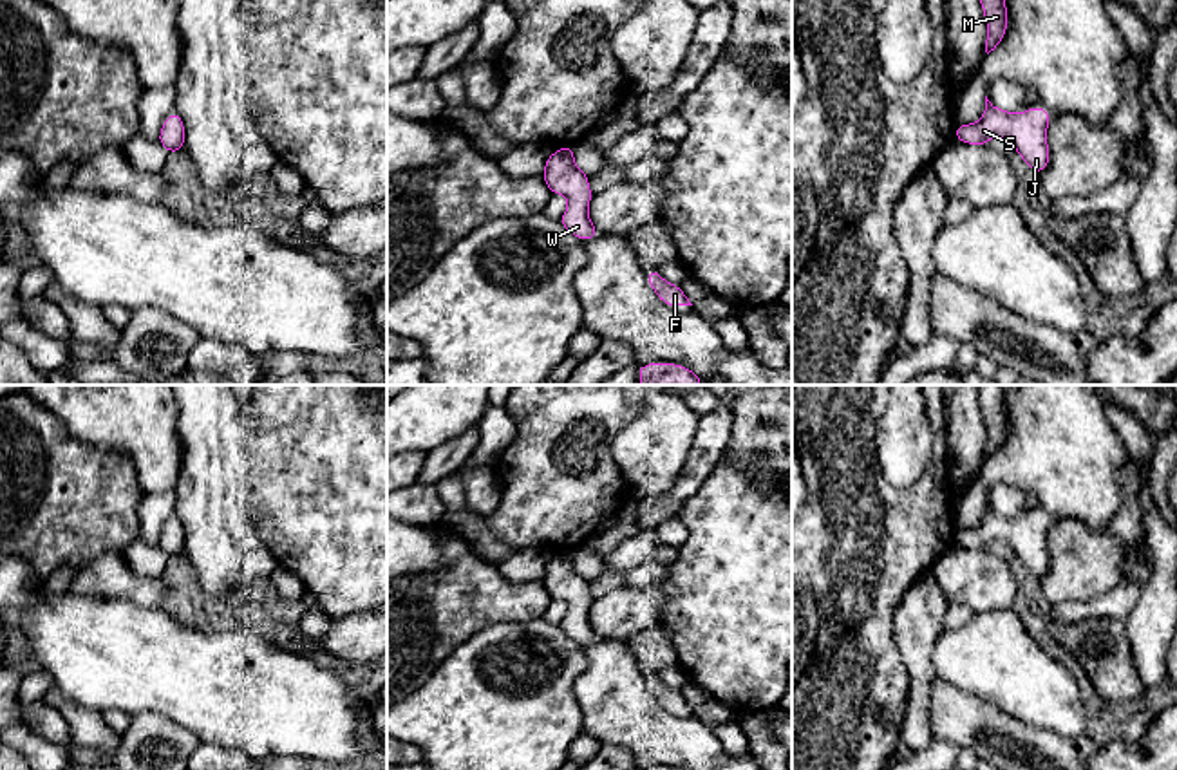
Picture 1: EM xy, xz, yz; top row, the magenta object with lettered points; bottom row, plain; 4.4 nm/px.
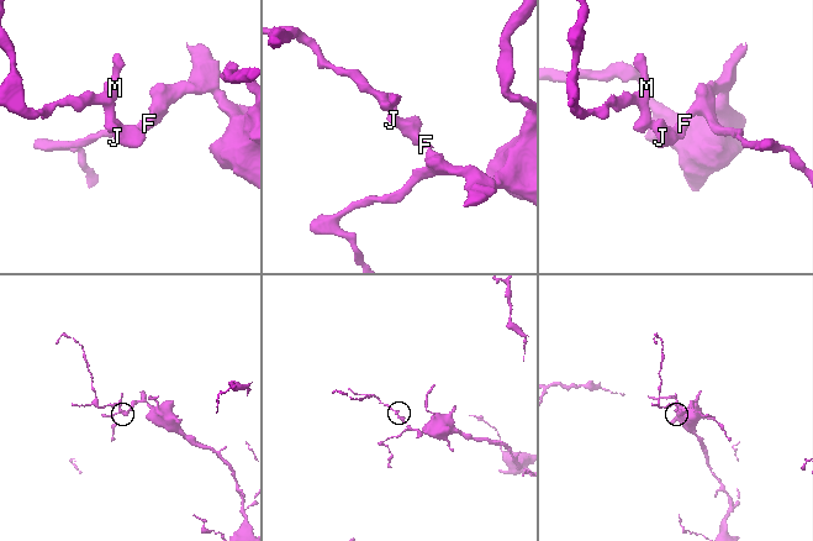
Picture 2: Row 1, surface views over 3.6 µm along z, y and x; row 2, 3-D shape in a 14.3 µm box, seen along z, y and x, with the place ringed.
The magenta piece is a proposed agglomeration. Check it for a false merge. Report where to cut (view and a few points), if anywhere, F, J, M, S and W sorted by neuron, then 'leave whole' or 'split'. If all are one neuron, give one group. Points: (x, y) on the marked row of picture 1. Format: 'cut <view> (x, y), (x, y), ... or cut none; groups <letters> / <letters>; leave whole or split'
cut none; groups F J M S W; leave whole

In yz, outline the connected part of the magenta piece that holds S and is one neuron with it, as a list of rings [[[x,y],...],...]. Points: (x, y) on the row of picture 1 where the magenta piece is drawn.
[[[985,96],[982,119],[956,125],[955,139],[985,146],[991,137],[1007,136],[1027,166],[1040,175],[1049,166],[1049,117],[1043,107],[1027,108],[1023,114],[1000,110]]]

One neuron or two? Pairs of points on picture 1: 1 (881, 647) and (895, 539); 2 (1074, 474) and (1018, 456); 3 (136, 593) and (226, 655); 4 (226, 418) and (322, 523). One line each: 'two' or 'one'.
1: one
2: one
3: two
4: two

